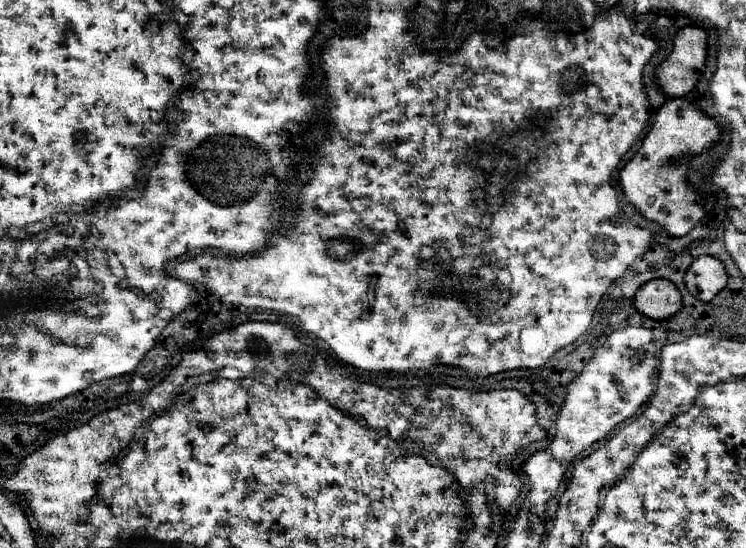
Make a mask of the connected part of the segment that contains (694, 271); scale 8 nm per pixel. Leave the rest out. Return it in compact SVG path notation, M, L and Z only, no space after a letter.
M699 256L693 260L685 274L687 290L701 302L715 298L727 284L725 268L713 256Z

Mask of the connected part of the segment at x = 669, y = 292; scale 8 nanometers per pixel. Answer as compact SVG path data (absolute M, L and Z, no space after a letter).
M663 278L649 280L647 284L643 284L637 290L633 302L641 314L645 314L653 320L667 320L673 314L677 314L683 306L681 294L675 288L675 284L671 280L663 280Z

